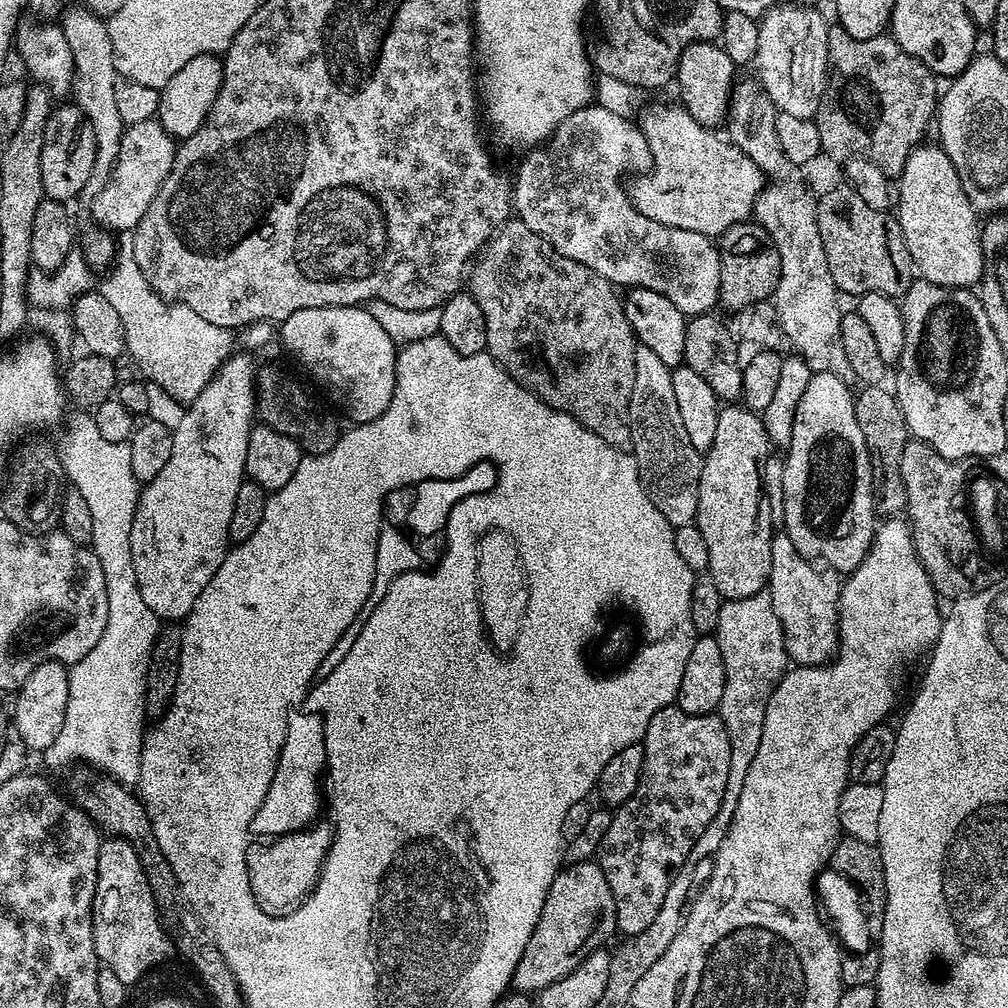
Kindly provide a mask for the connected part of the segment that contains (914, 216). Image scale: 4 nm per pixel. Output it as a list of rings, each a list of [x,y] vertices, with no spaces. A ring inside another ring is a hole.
[[[928,143],[913,148],[898,177],[900,201],[895,201],[894,208],[898,213],[902,238],[915,271],[923,279],[947,288],[972,288],[979,285],[984,276],[981,225],[978,220],[976,224],[978,213],[966,198],[958,172],[943,148]]]

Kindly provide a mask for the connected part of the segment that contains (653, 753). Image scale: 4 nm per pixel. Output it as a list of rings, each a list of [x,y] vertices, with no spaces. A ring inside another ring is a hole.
[[[675,706],[663,708],[650,718],[642,743],[644,761],[638,790],[613,811],[616,813],[607,821],[608,829],[598,851],[599,866],[606,874],[614,898],[616,932],[624,938],[642,934],[642,930],[654,922],[662,907],[662,898],[666,898],[666,890],[670,890],[670,882],[691,857],[698,834],[702,834],[702,830],[710,826],[710,818],[718,814],[726,790],[726,774],[730,774],[730,734],[718,714],[695,716]]]

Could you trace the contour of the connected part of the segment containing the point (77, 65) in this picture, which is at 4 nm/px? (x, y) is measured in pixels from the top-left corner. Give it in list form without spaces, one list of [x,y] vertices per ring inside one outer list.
[[[69,7],[63,13],[62,27],[66,34],[66,42],[70,42],[70,54],[74,54],[74,70],[76,71],[72,82],[74,103],[76,107],[84,111],[84,117],[88,119],[94,130],[96,157],[87,191],[95,194],[108,181],[108,175],[112,173],[126,125],[122,114],[118,114],[118,101],[114,99],[118,73],[107,23],[88,7],[71,8]]]

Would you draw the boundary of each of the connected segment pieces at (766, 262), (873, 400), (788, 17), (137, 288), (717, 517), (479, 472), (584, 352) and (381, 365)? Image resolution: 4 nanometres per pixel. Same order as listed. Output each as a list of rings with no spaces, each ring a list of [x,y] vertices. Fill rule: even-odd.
[[[741,222],[731,224],[718,237],[720,249],[720,298],[719,303],[731,310],[754,306],[767,301],[775,293],[780,277],[780,255],[774,242],[761,224]]]
[[[870,384],[861,387],[855,393],[854,414],[858,418],[858,427],[862,429],[868,457],[872,463],[872,478],[874,481],[874,495],[876,510],[881,517],[896,518],[905,511],[907,506],[906,487],[903,485],[899,463],[902,462],[903,448],[910,439],[910,433],[904,415],[896,401],[895,391],[887,387]]]
[[[780,2],[764,13],[759,25],[754,68],[760,71],[760,87],[779,111],[794,114],[794,118],[813,119],[828,84],[829,21],[824,21],[823,14],[812,8]]]
[[[123,233],[117,241],[111,272],[105,278],[100,291],[106,300],[114,306],[120,321],[124,326],[127,353],[131,354],[137,366],[142,370],[141,375],[168,392],[172,398],[183,404],[189,404],[205,389],[212,380],[217,368],[233,353],[236,338],[233,331],[228,328],[216,326],[206,321],[201,315],[194,314],[182,304],[164,301],[145,280],[145,275],[138,268],[137,259],[134,258],[134,246],[131,233]]]
[[[745,406],[721,407],[714,442],[702,456],[694,523],[706,542],[707,575],[718,586],[724,600],[750,598],[750,594],[765,591],[768,586],[774,525],[762,474],[769,455],[763,419]]]
[[[481,456],[473,460],[472,464],[465,465],[460,471],[449,474],[430,474],[417,481],[404,481],[404,483],[387,488],[378,498],[388,498],[378,502],[384,514],[390,514],[390,526],[402,534],[410,542],[412,552],[424,552],[430,548],[430,542],[444,544],[451,547],[451,515],[466,503],[490,494],[499,489],[502,479],[498,476],[498,468],[502,462],[492,460],[490,456]]]
[[[509,218],[476,253],[466,276],[466,288],[486,318],[488,355],[539,400],[570,414],[610,446],[627,449],[631,445],[628,403],[634,390],[638,341],[624,313],[623,299],[612,281],[574,262],[574,258],[558,254],[552,243],[530,230],[526,222]]]
[[[352,305],[350,307],[306,307],[302,310],[295,311],[294,314],[290,314],[289,318],[281,321],[278,336],[282,338],[282,342],[285,348],[290,352],[291,356],[299,360],[299,362],[306,366],[309,374],[318,382],[324,384],[335,384],[337,390],[342,396],[342,402],[355,423],[368,423],[373,421],[374,418],[378,418],[384,413],[390,404],[390,398],[393,397],[393,390],[396,387],[396,357],[398,350],[395,343],[391,340],[390,336],[386,334],[386,331],[378,325],[377,320],[370,316],[368,310],[365,307],[359,305]]]

